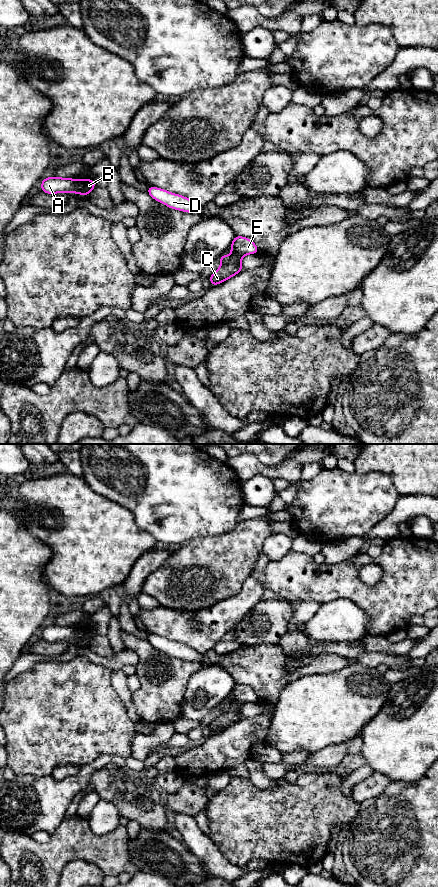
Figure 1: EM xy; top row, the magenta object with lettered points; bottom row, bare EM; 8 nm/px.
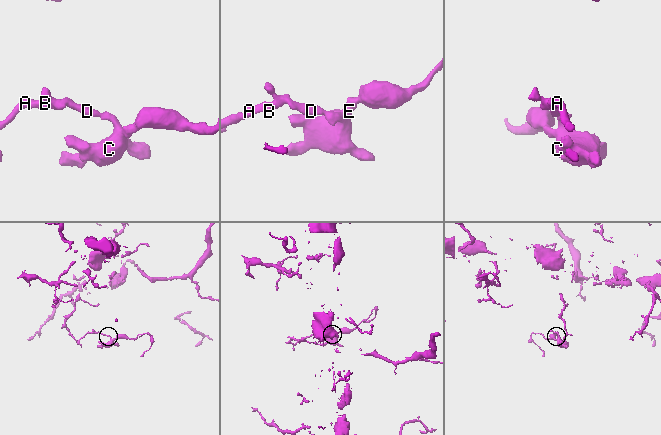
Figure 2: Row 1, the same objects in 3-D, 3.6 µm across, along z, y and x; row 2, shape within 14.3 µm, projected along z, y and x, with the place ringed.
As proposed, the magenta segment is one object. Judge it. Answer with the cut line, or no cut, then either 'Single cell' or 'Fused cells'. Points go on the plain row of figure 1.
No split. Single cell

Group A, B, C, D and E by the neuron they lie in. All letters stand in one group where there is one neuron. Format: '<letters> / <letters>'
A B C D E

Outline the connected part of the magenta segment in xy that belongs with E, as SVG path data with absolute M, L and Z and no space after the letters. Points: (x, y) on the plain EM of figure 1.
M235 683L230 693L230 703L220 703L221 714L209 724L211 735L221 732L243 719L241 707L248 702L259 702L257 693L249 686Z

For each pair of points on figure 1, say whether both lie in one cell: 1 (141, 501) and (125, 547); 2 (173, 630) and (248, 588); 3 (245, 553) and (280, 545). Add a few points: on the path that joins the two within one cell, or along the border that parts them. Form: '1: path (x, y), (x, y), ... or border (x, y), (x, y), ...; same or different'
1: border (118, 504), (126, 507), (135, 523), (152, 536); different
2: path (193, 633), (210, 629), (233, 608); same
3: border (274, 533), (264, 540), (262, 551); different

